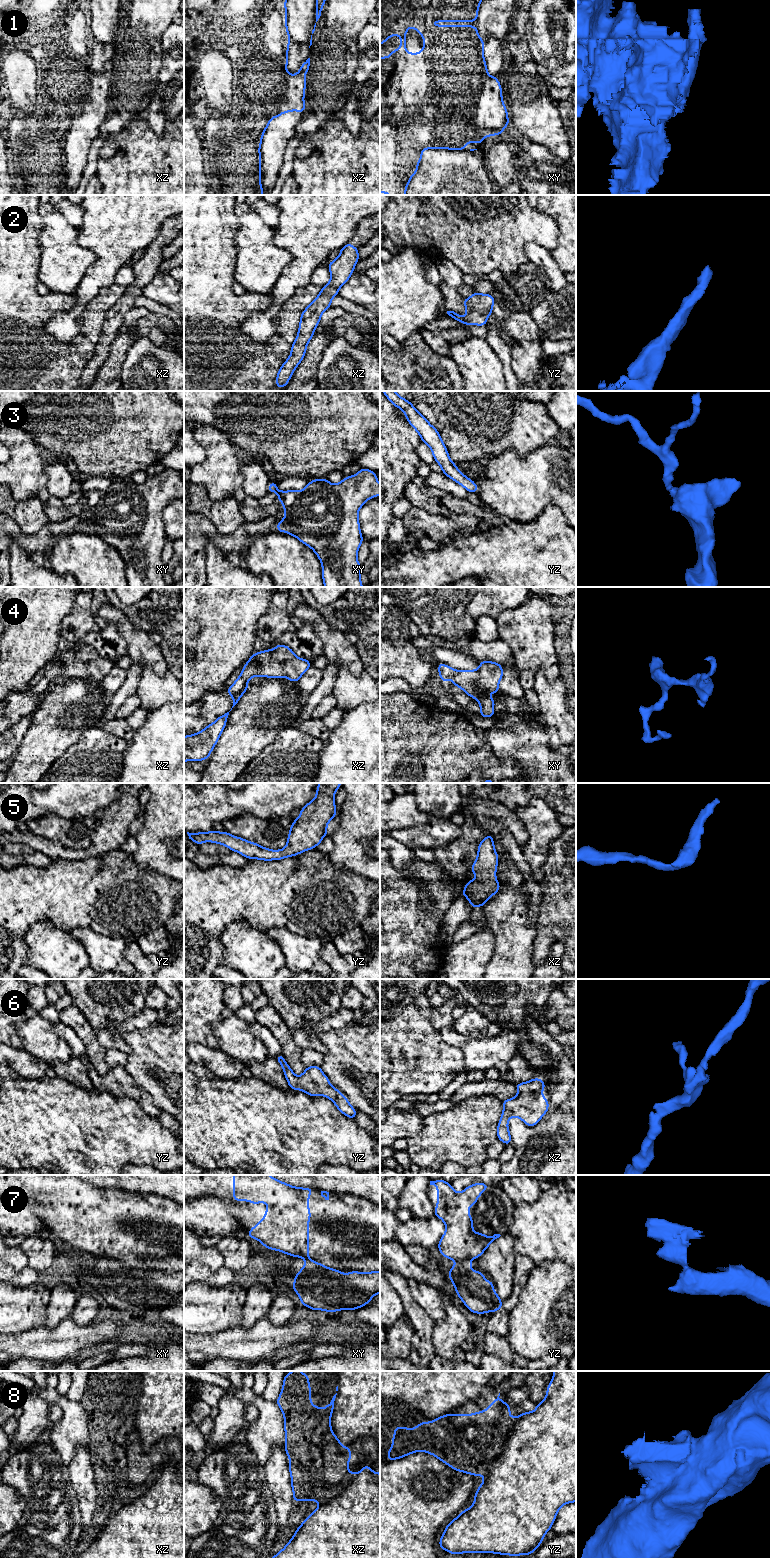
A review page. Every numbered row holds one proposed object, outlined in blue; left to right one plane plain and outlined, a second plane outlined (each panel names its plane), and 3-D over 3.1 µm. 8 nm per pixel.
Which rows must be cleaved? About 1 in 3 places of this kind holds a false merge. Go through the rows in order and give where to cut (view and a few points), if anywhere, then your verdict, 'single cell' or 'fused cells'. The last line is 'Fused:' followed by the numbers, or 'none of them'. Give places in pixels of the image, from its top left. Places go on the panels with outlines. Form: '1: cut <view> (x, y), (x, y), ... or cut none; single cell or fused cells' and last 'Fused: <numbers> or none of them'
1: cut xy (488, 75), (478, 88), (474, 102), (474, 127), (484, 136); fused cells
2: cut none; single cell
3: cut none; single cell
4: cut none; single cell
5: cut none; single cell
6: cut none; single cell
7: cut yz (470, 1258), (457, 1261); fused cells
8: cut xz (332, 1433), (325, 1436), (320, 1465), (299, 1471); fused cells
Fused: 1, 7, 8

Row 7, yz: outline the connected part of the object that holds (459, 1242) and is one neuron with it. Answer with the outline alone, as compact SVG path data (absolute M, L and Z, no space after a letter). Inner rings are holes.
M442 1179L430 1181L437 1186L437 1207L434 1215L445 1223L445 1233L441 1237L438 1249L442 1256L460 1261L476 1259L500 1234L486 1237L484 1233L473 1231L473 1218L469 1216L469 1207L477 1204L477 1198L489 1188L481 1182L468 1186L457 1193L451 1184Z

